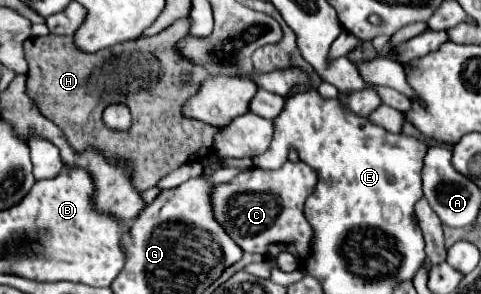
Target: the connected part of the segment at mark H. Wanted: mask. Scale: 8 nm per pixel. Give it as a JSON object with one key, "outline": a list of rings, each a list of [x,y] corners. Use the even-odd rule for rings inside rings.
{"outline":[[[180,19],[152,37],[138,37],[96,53],[78,51],[72,45],[72,37],[30,37],[24,41],[28,97],[46,119],[62,129],[74,153],[86,149],[98,151],[110,163],[128,167],[132,185],[138,191],[146,191],[170,171],[184,163],[200,161],[212,151],[216,127],[196,119],[184,119],[180,113],[182,103],[208,77],[204,69],[196,69],[196,65],[190,69],[188,61],[180,61],[172,53],[172,45],[184,33],[188,33],[188,21]],[[182,73],[190,73],[190,79],[182,81]],[[112,103],[128,105],[134,117],[130,131],[108,131],[104,127],[100,115]]]}

